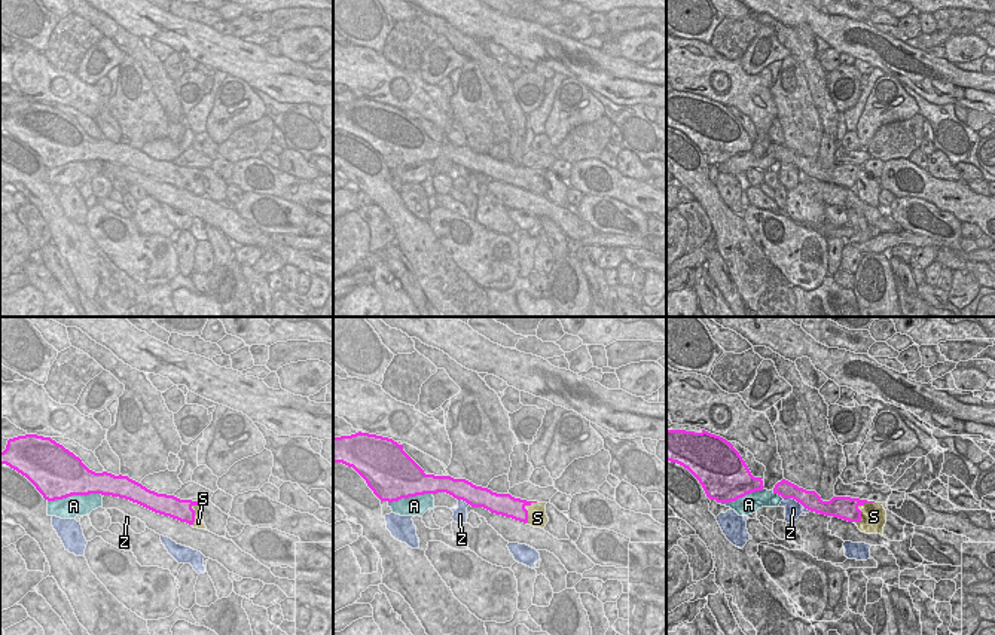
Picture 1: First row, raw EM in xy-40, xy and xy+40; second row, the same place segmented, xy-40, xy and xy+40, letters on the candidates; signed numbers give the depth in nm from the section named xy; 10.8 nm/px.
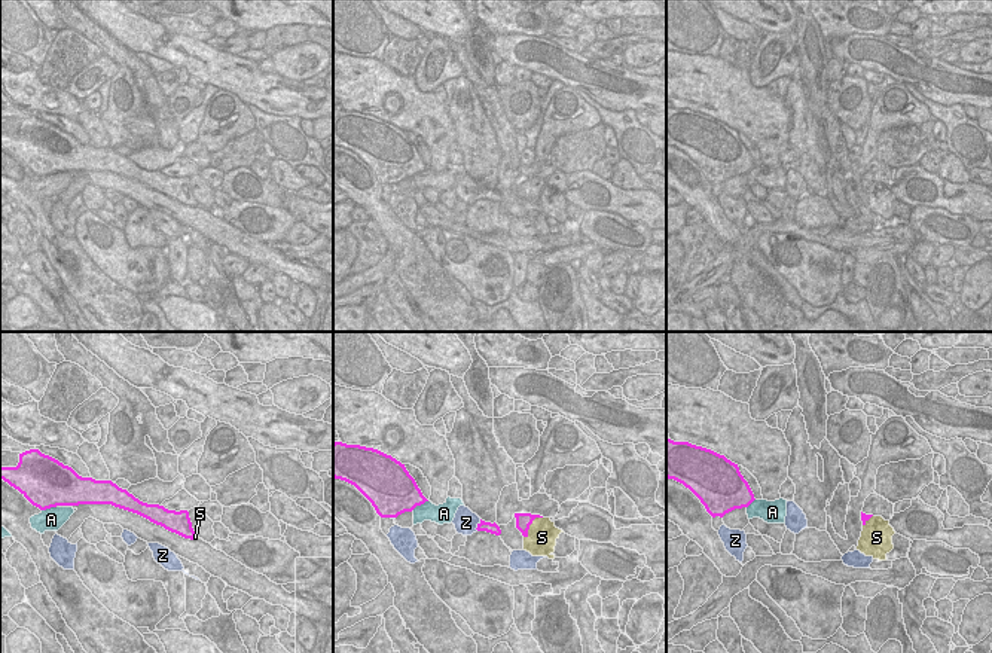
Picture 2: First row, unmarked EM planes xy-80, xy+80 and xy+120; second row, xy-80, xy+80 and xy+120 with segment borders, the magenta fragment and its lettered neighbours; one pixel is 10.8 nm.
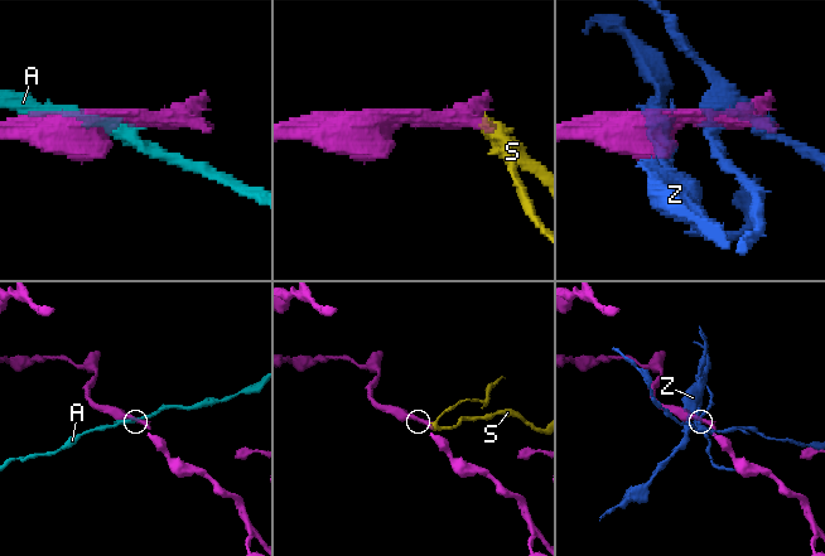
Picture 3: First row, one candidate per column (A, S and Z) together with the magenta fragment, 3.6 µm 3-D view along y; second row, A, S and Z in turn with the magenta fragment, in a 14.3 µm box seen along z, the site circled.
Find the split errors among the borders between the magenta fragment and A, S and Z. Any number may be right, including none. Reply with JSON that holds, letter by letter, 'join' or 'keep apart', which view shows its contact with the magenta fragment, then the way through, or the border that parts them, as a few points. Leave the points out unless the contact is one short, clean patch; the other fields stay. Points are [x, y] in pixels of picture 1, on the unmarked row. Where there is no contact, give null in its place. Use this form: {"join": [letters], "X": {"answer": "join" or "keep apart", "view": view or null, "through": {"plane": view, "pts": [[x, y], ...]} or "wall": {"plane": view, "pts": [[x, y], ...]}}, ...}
{"join": [], "A": {"answer": "keep apart", "view": "xy-40"}, "S": {"answer": "keep apart", "view": "xy+40", "wall": {"plane": "xy+40", "pts": [[873, 168], [864, 168], [858, 174], [860, 186], [854, 189]]}}, "Z": {"answer": "keep apart", "view": "xy+40"}}

